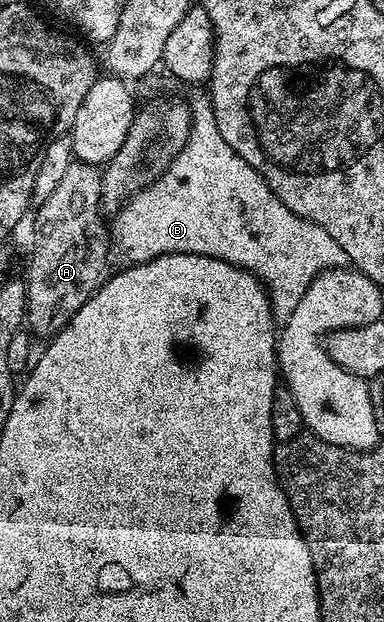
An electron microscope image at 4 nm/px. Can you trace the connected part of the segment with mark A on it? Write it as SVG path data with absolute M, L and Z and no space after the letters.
M73 161L54 193L35 208L36 240L32 243L32 264L26 274L26 327L33 336L61 330L104 282L110 231L104 228L100 216L103 199L101 168Z

